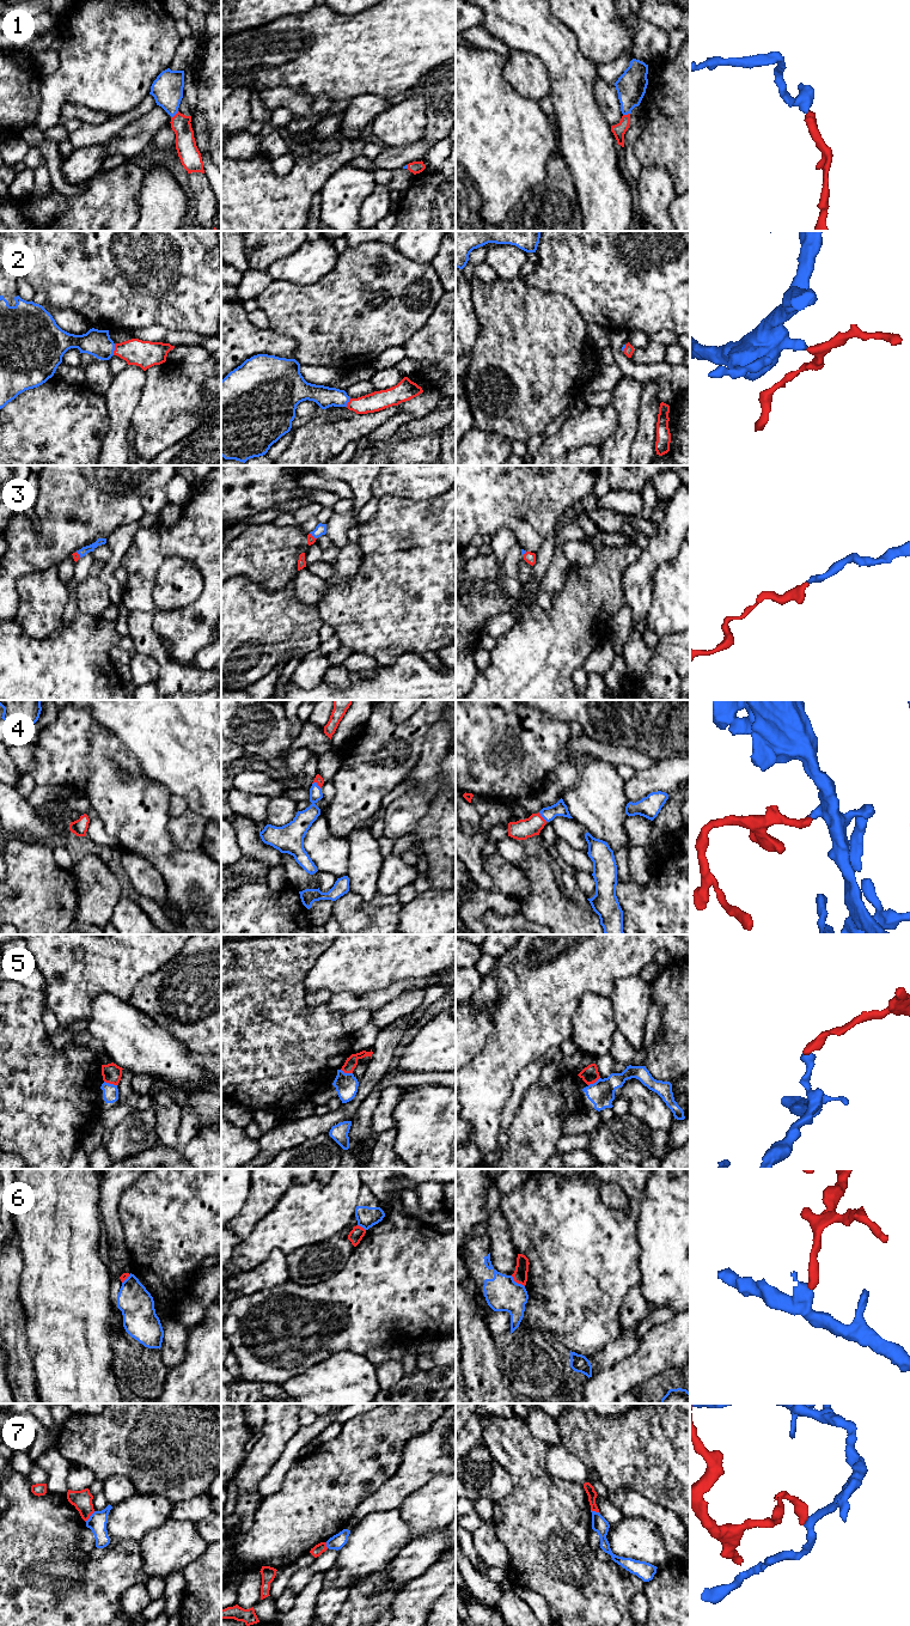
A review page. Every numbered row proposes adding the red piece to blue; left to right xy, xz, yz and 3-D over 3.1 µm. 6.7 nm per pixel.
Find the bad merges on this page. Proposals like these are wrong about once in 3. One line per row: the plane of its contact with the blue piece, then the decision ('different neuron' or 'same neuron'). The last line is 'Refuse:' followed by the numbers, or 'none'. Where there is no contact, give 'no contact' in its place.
1: meets blue in xy; same neuron
2: meets blue in xy; same neuron
3: meets blue in xz; same neuron
4: meets blue in xz; same neuron
5: meets blue in xy; different neuron
6: meets blue in yz; different neuron
7: meets blue in xy; different neuron
Refuse: 5, 6, 7

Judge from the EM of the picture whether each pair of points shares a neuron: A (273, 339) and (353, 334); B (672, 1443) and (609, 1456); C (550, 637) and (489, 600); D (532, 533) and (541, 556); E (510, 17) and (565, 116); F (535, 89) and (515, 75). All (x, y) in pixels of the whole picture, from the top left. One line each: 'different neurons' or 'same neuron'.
A: different neurons
B: same neuron
C: different neurons
D: different neurons
E: same neuron
F: same neuron

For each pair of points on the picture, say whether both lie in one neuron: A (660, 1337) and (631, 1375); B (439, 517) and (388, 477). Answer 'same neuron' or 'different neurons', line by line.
A: same neuron
B: different neurons

